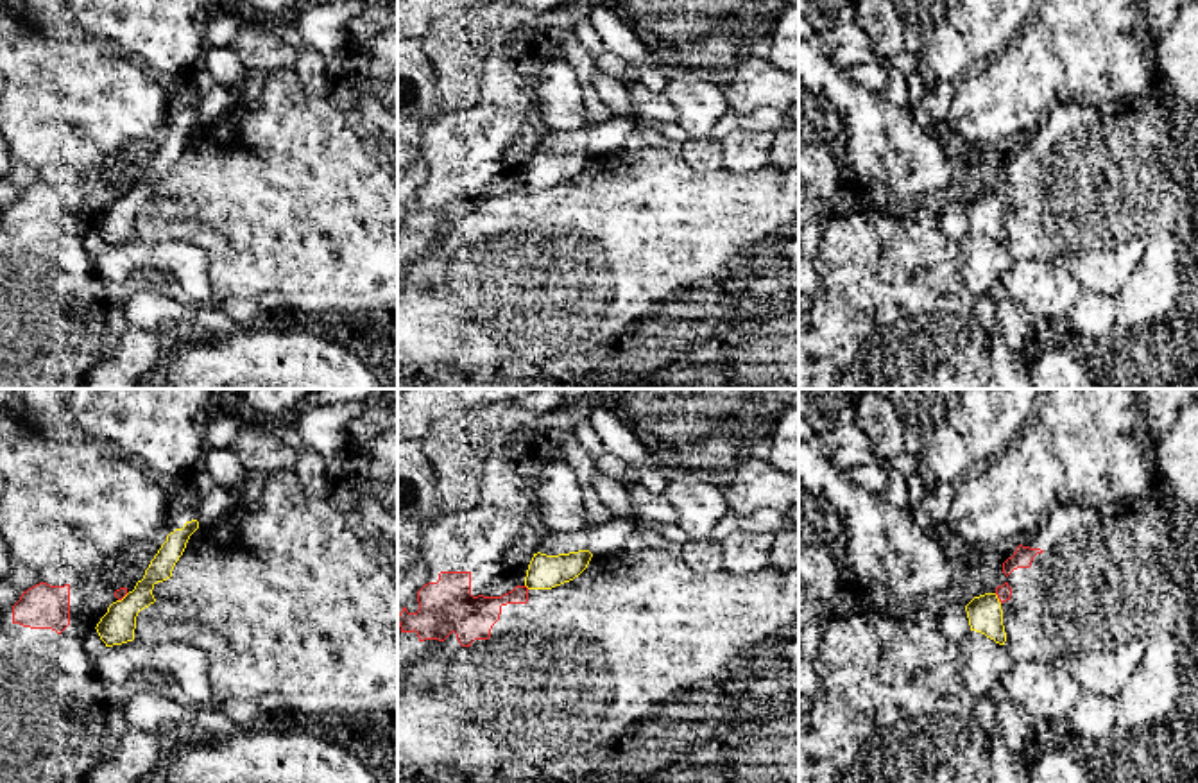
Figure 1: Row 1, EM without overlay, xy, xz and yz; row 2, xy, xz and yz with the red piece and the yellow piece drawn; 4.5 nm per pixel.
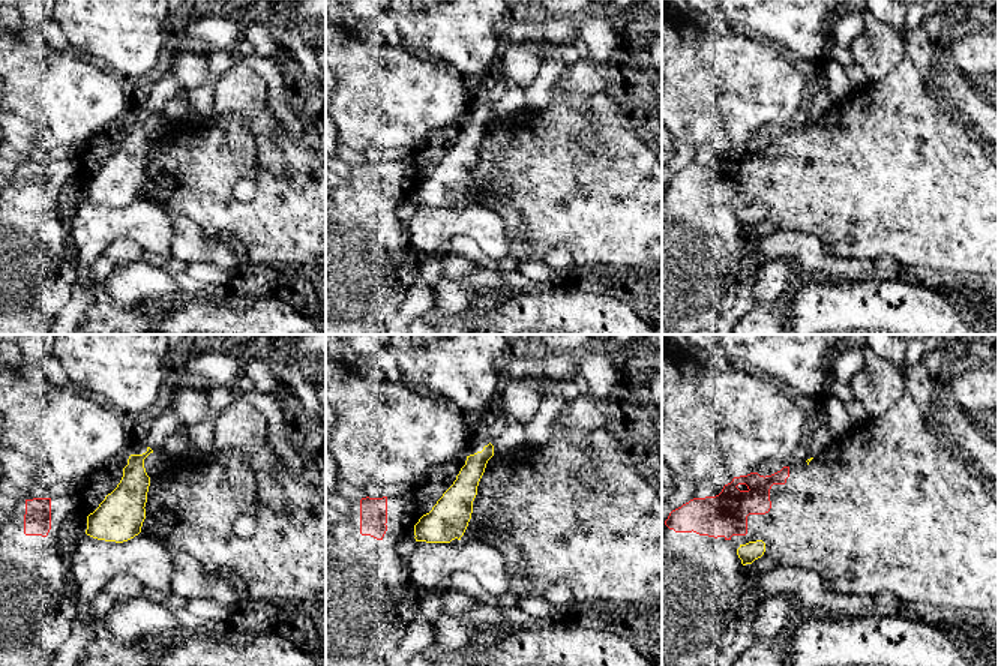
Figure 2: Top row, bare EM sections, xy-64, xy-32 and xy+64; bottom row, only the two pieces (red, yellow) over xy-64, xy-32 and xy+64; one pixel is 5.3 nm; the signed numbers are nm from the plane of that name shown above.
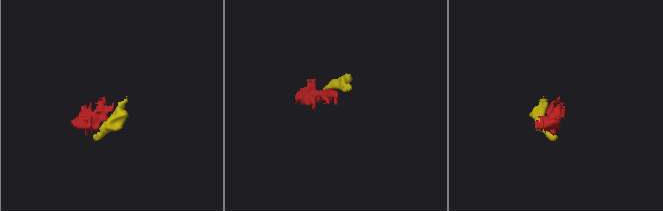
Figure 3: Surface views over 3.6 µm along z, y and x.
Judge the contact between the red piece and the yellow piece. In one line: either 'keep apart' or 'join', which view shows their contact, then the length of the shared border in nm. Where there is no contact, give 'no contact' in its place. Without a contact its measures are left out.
keep apart | yz | 60 nm

